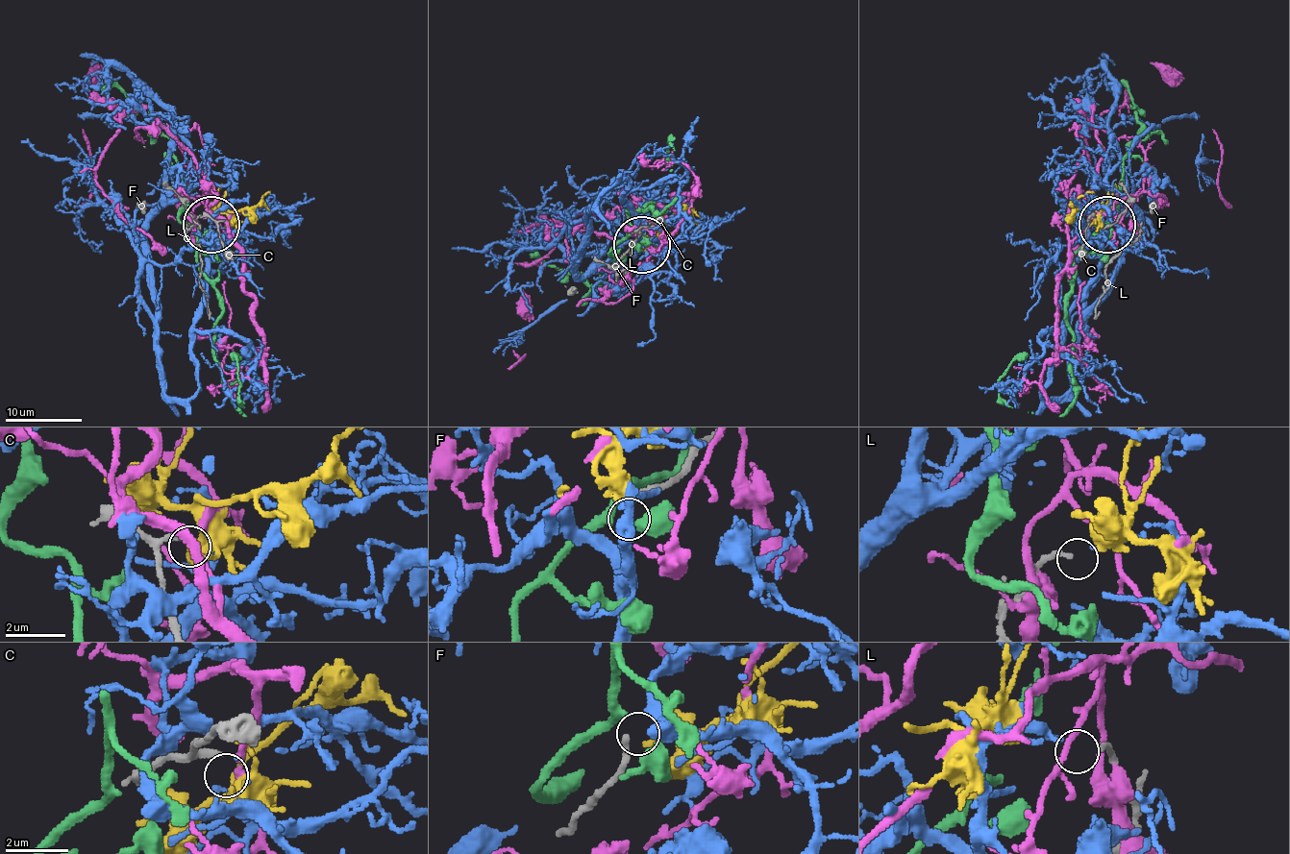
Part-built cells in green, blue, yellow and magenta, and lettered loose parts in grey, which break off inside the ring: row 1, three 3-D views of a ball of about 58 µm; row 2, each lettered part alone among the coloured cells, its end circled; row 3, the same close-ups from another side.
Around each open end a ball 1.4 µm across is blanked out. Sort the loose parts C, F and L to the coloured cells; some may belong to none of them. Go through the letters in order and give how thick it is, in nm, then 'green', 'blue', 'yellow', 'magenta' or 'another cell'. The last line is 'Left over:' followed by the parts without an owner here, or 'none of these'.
C: 160 nm | yellow
F: 190 nm | another cell
L: 160 nm | blue
Left over: F

